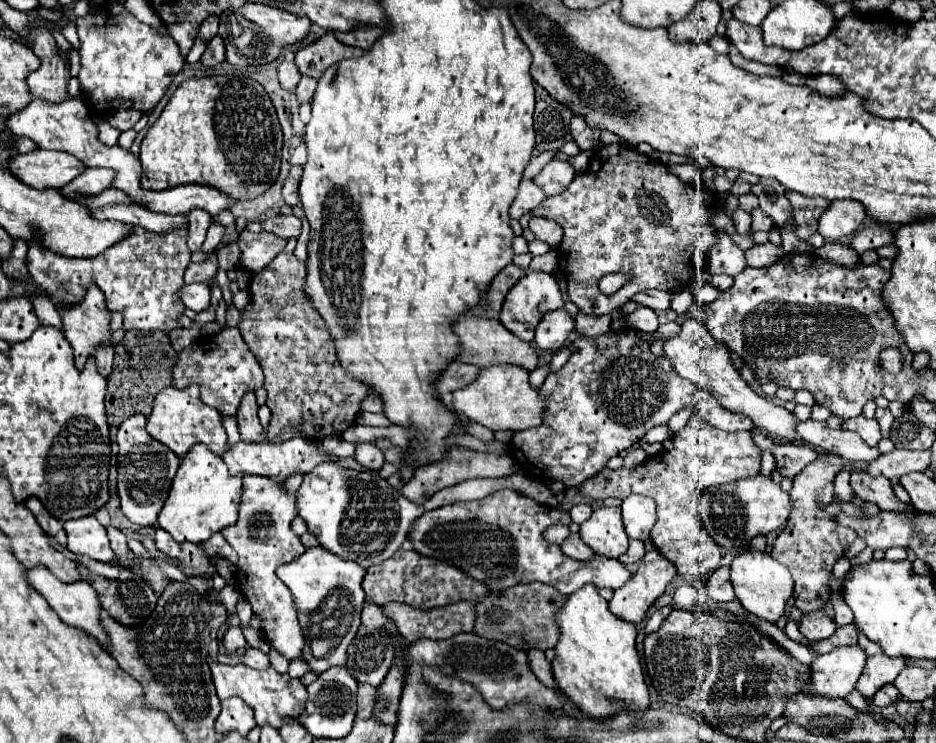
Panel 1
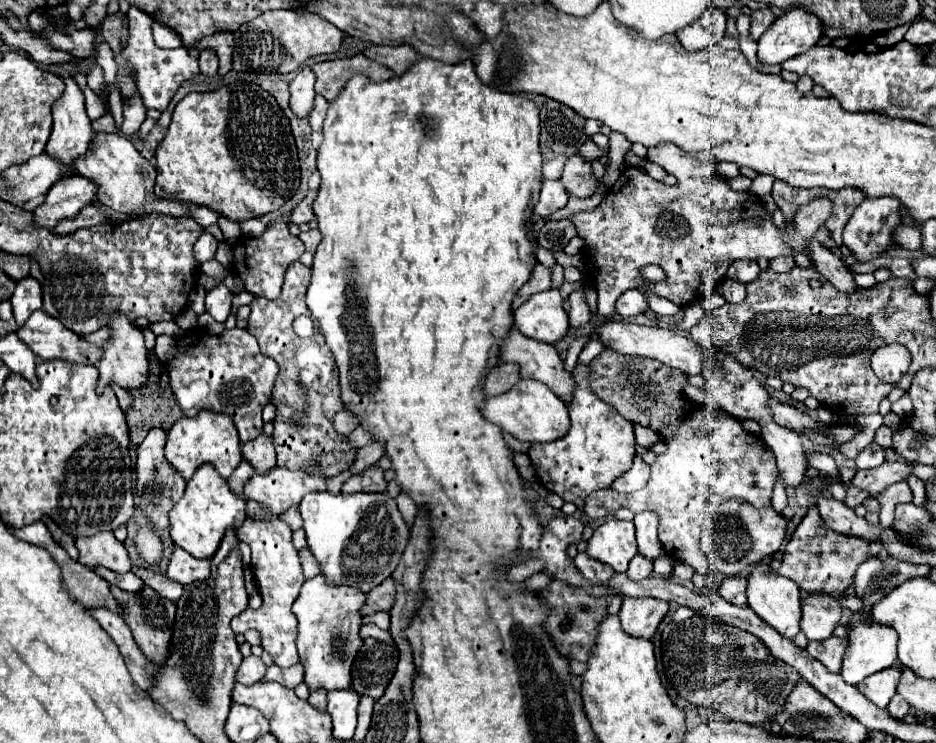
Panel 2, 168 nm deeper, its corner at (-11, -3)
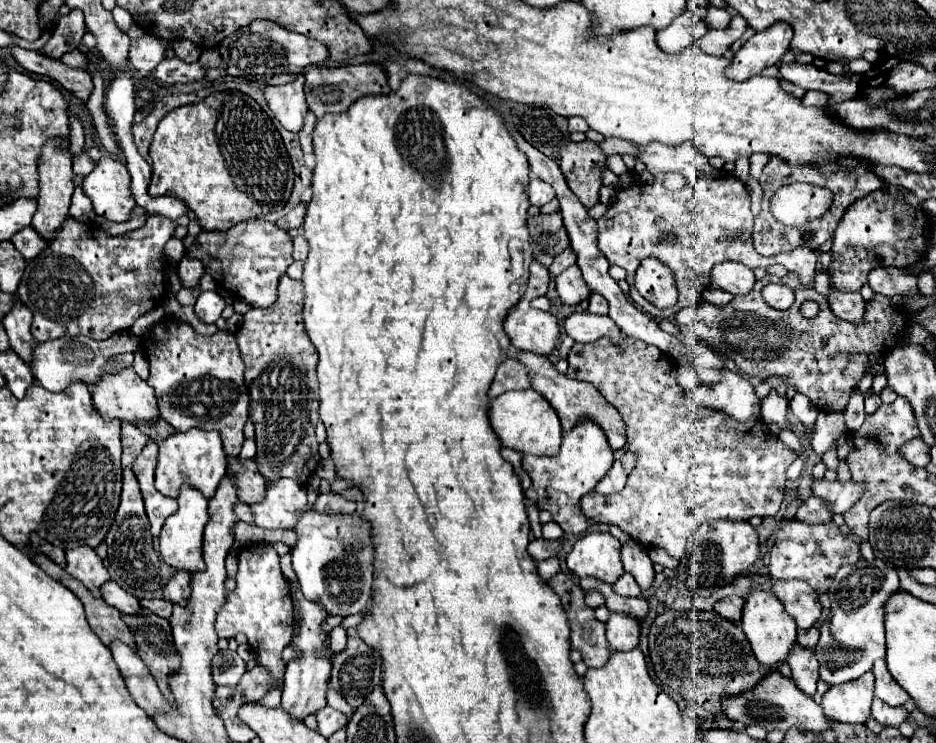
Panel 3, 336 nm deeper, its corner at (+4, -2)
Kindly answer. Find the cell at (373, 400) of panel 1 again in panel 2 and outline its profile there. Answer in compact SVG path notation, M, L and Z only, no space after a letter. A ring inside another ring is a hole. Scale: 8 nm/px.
M343 410L335 415L333 424L340 435L348 436L358 425L358 418Z

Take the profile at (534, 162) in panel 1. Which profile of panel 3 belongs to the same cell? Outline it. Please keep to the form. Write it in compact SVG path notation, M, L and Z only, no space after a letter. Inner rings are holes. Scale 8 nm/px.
M616 137L604 139L598 147L600 147L602 153L606 153L606 155L614 155L614 153L630 153L630 155L636 157L638 151L640 151L640 145L632 145L632 143L624 141L624 139L616 139Z

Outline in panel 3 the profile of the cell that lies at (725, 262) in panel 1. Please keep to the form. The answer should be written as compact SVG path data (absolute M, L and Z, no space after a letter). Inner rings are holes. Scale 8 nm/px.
M726 261L726 263L718 263L712 269L712 285L718 289L724 289L732 295L746 295L752 291L754 287L754 273L752 269L734 263L734 261Z

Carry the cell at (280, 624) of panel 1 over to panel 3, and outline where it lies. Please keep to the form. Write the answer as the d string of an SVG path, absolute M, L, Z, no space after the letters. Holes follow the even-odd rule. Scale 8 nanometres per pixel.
M258 545L246 547L238 553L238 587L228 591L228 601L220 609L216 617L218 637L234 637L236 633L244 633L248 637L248 645L252 647L260 665L264 665L276 679L274 687L282 689L282 673L286 669L282 661L282 649L288 645L288 635L292 635L292 601L290 601L290 585L284 579L278 553L274 547Z

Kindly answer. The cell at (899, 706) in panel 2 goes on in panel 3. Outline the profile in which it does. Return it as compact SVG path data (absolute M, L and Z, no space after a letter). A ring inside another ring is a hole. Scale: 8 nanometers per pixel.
M882 699L872 701L872 717L882 723L882 725L890 725L890 727L898 727L902 721L908 719L908 713L904 707L890 707L888 703L884 703Z

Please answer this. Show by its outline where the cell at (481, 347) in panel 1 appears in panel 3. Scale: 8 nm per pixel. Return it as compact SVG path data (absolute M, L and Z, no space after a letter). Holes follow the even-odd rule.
M514 349L514 351L512 351L512 357L518 359L518 361L528 369L528 377L530 377L532 389L538 391L538 393L554 407L554 411L556 411L558 417L560 417L560 423L562 423L562 429L564 429L564 431L568 431L570 427L574 427L574 425L576 425L574 421L580 419L580 415L588 415L588 417L592 417L592 419L596 419L596 421L602 423L604 433L608 435L610 447L612 447L614 451L624 449L624 445L626 445L626 423L622 421L620 413L618 413L612 405L608 405L606 399L604 399L592 385L588 385L588 383L584 383L584 381L580 383L580 381L576 381L576 379L570 379L570 377L558 373L558 369L556 369L556 367L548 361L548 357L544 357L544 355L526 353L526 351Z

